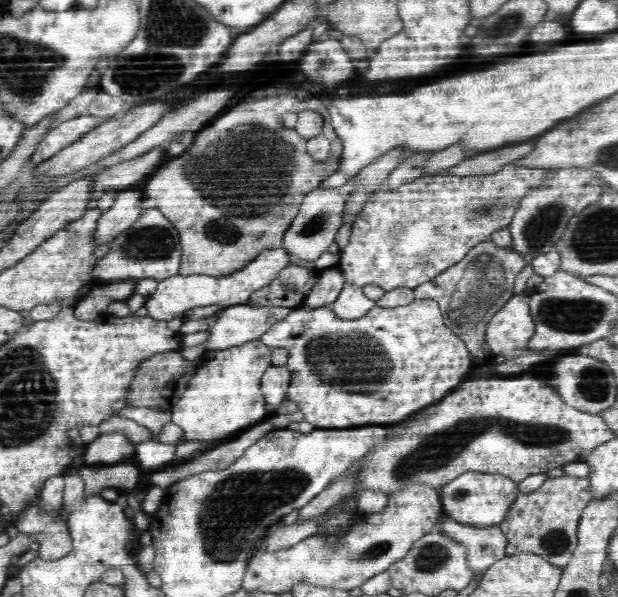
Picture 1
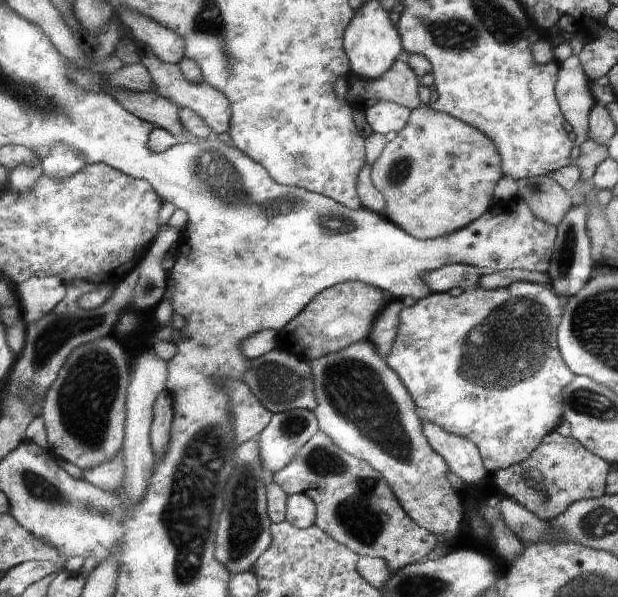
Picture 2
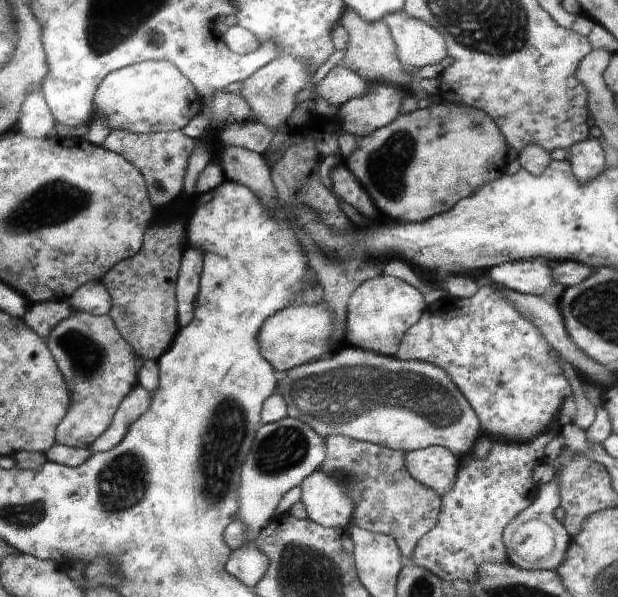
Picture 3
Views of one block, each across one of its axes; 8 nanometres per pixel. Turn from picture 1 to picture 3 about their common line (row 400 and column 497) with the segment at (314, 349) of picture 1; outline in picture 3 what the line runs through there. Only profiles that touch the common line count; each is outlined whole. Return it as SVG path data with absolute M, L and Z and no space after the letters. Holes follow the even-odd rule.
M482 286L474 298L458 300L449 296L434 304L426 305L426 316L406 332L406 340L402 340L402 348L397 358L404 360L432 360L446 372L461 389L466 400L470 400L474 412L480 418L484 435L492 440L510 438L512 442L529 442L532 436L538 436L549 430L558 420L564 402L564 392L571 386L562 374L560 362L551 346L542 338L535 326L520 316L520 312L498 294L490 286Z

